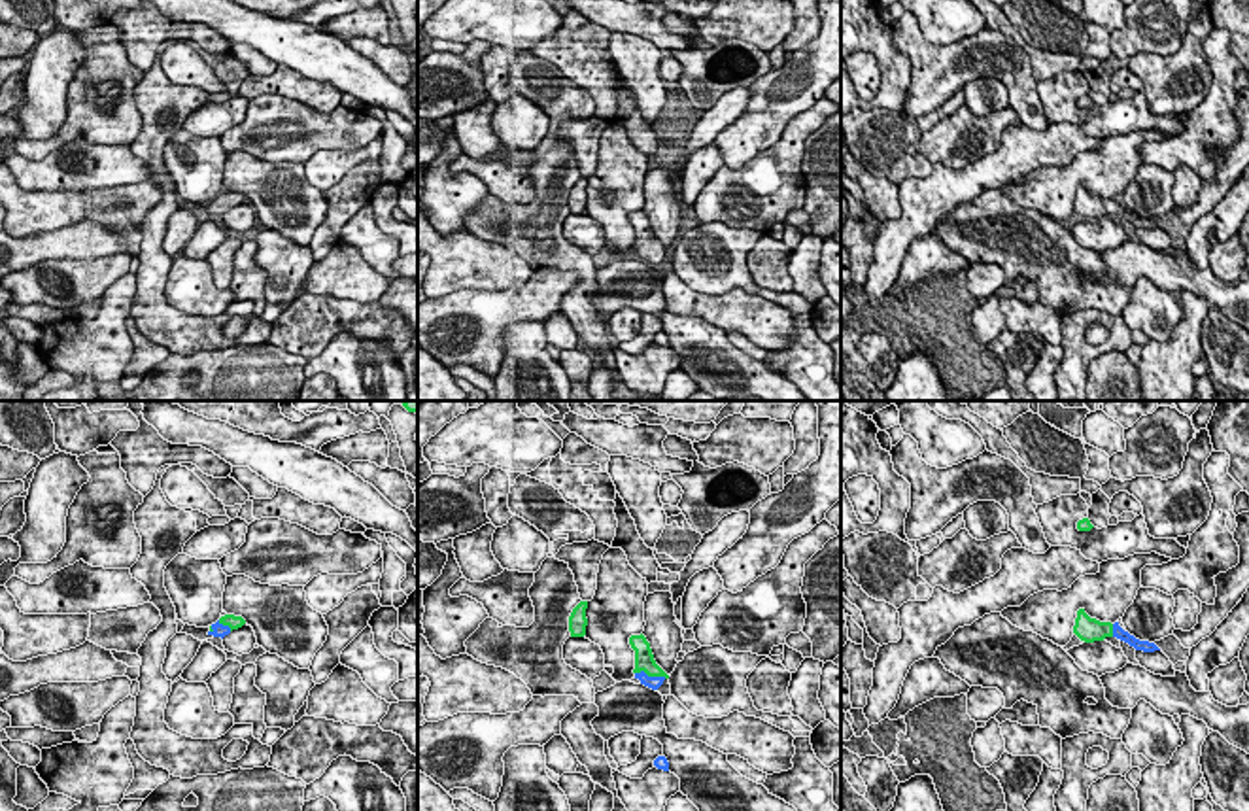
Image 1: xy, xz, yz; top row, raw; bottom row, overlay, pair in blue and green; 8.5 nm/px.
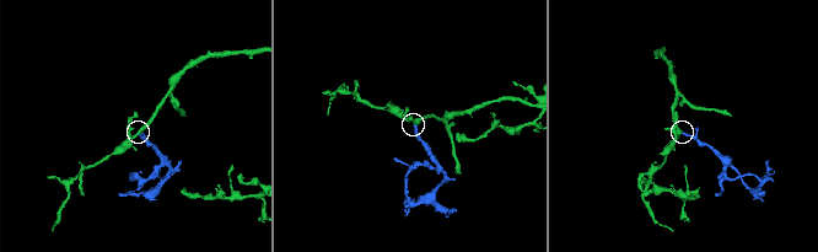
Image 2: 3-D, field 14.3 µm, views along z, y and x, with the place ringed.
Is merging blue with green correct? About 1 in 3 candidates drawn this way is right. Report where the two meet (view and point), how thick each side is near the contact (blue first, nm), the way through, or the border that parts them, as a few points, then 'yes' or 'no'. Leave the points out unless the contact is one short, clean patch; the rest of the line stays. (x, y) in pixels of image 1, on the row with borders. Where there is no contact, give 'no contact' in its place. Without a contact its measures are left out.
contact xz (650, 677); calibres 120 and 160 nm; way xz (654, 683), (650, 677), (645, 660); yes

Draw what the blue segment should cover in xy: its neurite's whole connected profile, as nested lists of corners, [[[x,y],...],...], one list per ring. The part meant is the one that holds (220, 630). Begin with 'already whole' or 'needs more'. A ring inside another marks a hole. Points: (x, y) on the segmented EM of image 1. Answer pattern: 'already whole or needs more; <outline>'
needs more; [[[225,614],[221,616],[215,624],[210,626],[208,635],[214,637],[225,637],[229,635],[232,630],[238,630],[246,624],[246,620],[242,616],[234,616],[234,614]]]

